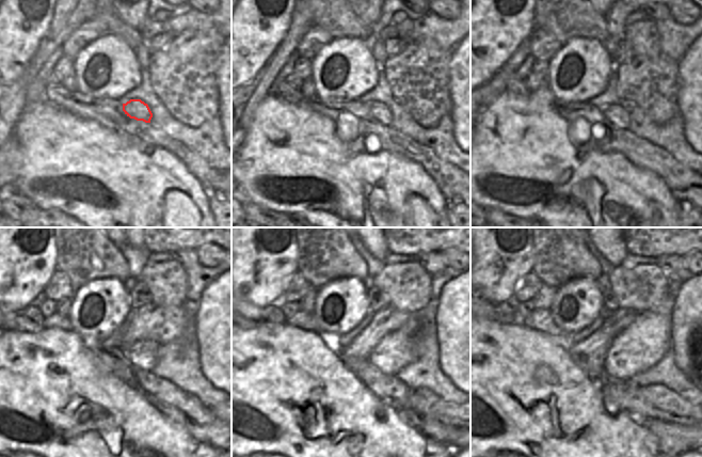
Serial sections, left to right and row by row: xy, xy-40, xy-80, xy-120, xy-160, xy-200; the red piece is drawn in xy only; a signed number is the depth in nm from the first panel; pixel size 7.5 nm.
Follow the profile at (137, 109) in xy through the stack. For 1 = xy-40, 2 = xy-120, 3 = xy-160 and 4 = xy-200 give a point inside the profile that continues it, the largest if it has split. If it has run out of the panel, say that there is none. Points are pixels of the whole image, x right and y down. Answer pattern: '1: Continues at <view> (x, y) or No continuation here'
1: Continues at xy-40 (378, 109)
2: Continues at xy-120 (143, 355)
3: Continues at xy-160 (398, 348)
4: Continues at xy-200 (639, 346).

